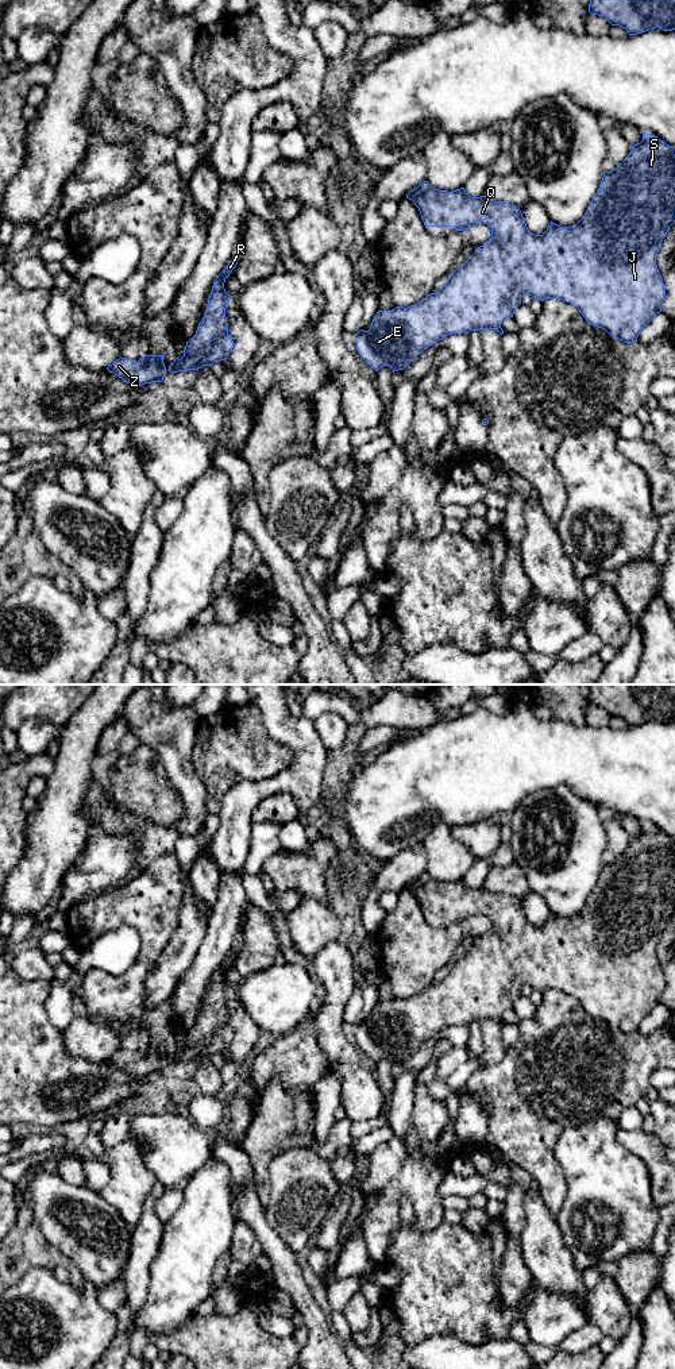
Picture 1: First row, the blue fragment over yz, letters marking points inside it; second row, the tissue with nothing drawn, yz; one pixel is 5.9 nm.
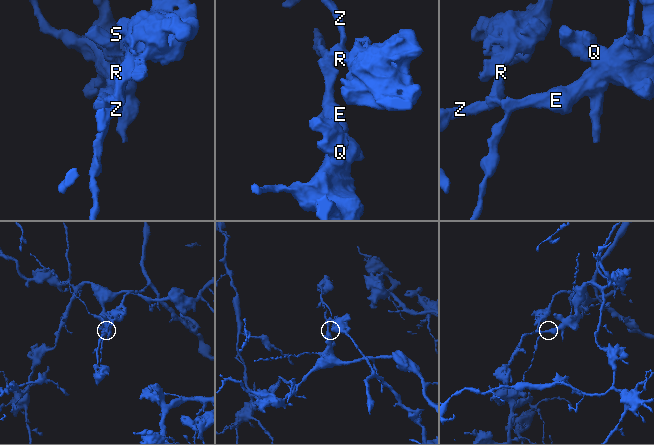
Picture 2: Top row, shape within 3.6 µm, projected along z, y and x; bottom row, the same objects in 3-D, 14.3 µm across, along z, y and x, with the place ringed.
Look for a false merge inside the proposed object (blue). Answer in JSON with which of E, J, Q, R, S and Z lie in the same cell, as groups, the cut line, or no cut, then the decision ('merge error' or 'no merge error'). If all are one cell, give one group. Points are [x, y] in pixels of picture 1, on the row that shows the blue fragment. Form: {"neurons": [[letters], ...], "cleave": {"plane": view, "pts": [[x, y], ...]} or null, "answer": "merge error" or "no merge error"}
{"neurons": [["E", "J", "Q", "S"], ["R", "Z"]], "cleave": {"plane": "yz", "pts": [[227, 332], [222, 334], [203, 353], [201, 365]]}, "answer": "merge error"}

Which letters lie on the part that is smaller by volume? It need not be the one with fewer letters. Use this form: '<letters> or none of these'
R, Z

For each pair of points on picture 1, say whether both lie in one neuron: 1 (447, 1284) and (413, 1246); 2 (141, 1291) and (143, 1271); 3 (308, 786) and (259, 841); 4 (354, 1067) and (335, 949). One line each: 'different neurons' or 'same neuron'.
1: same neuron
2: same neuron
3: different neurons
4: same neuron

